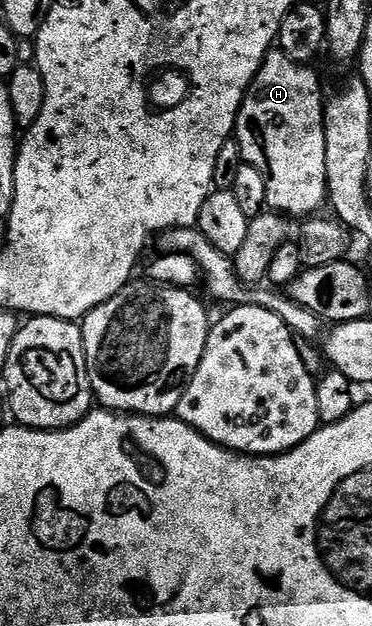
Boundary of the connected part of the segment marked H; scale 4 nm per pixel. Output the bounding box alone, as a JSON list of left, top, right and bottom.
[233,49,327,217]

